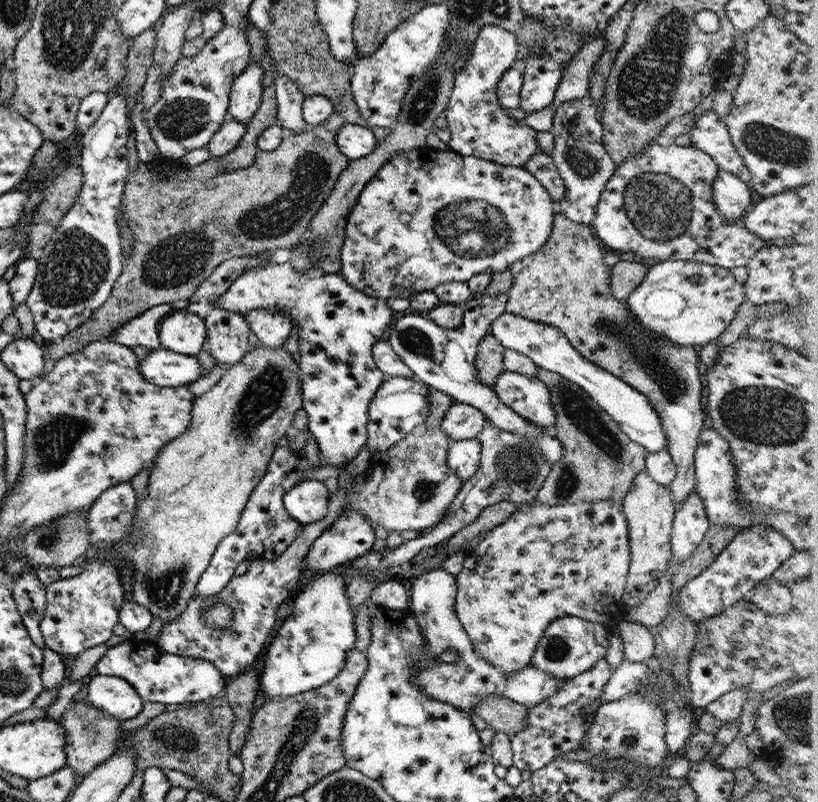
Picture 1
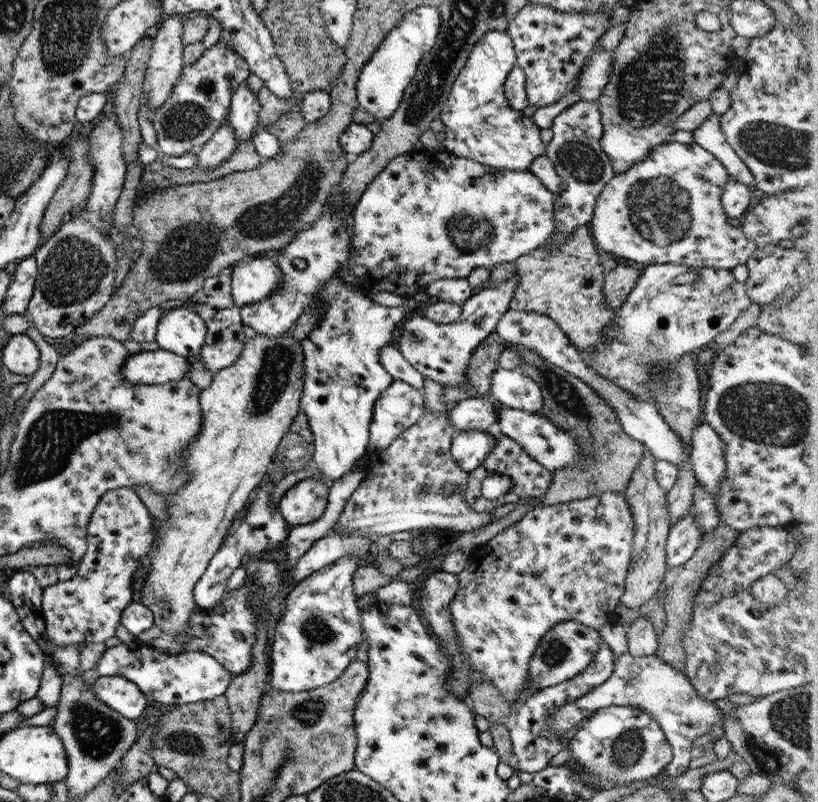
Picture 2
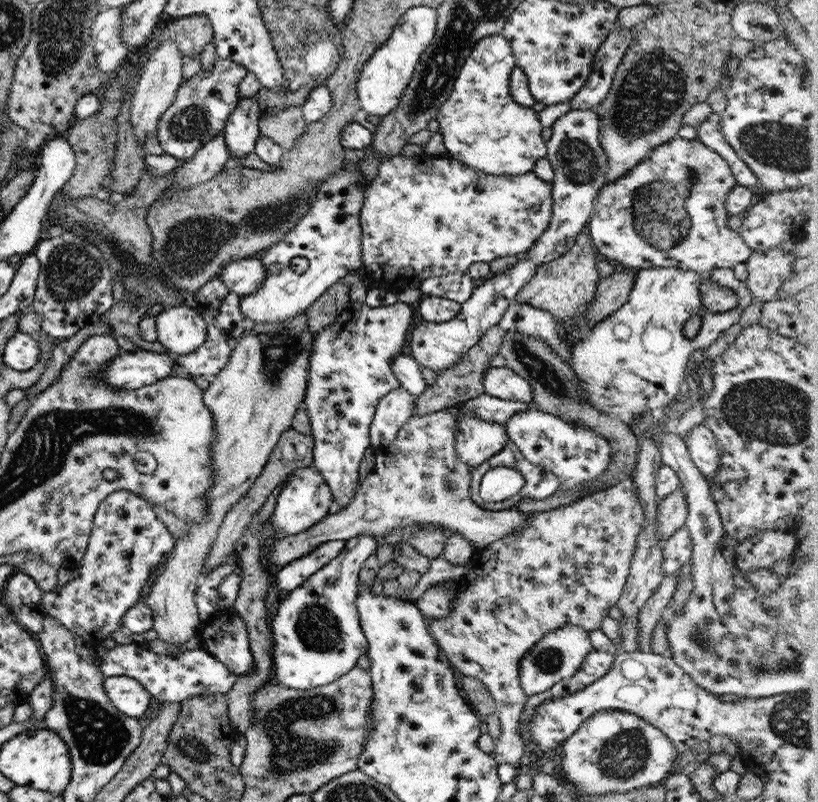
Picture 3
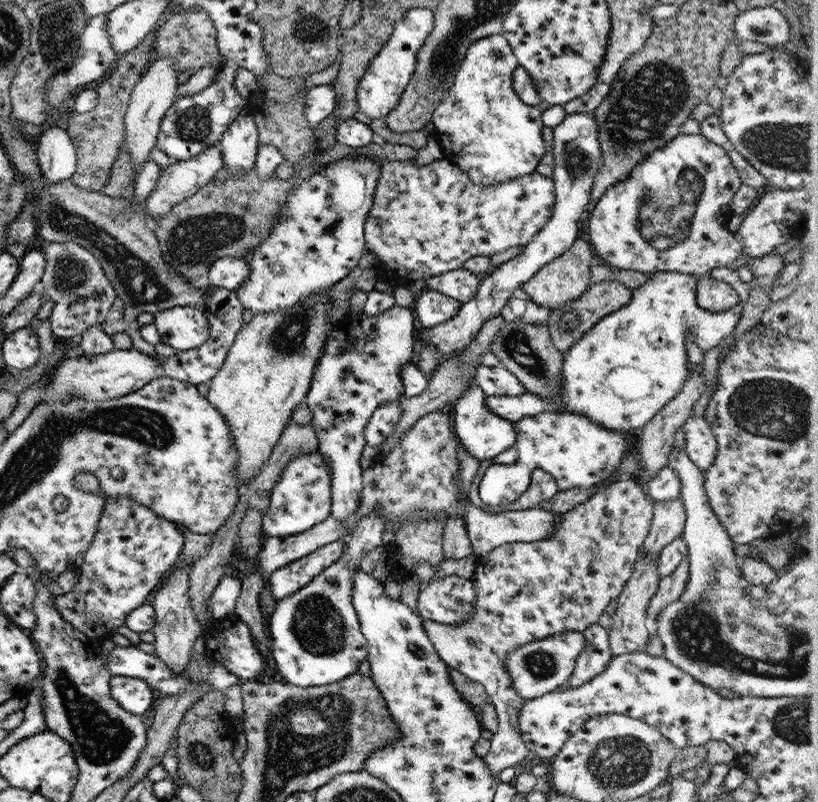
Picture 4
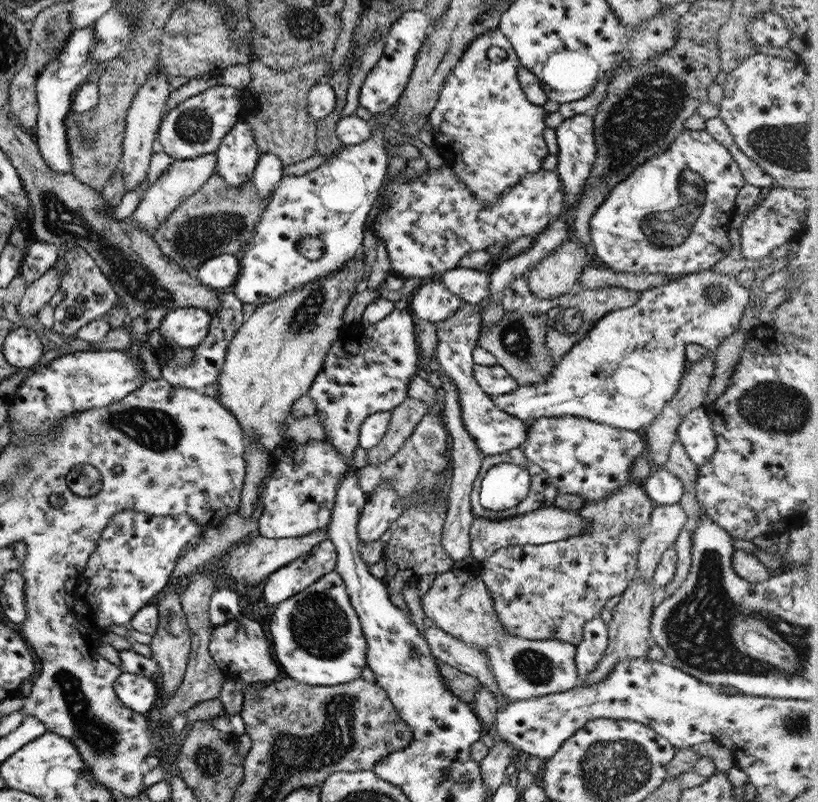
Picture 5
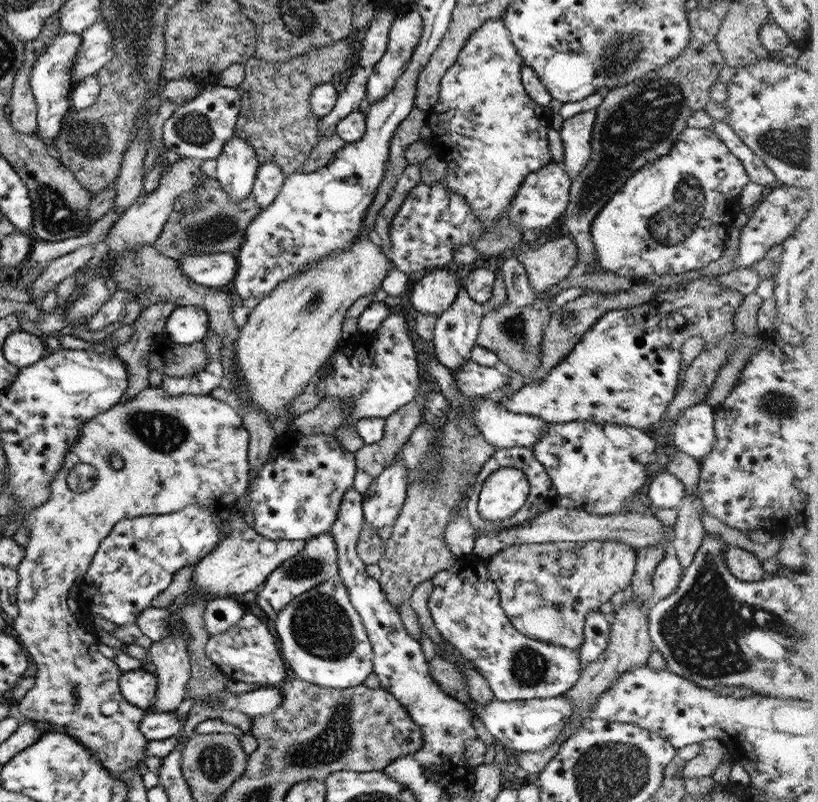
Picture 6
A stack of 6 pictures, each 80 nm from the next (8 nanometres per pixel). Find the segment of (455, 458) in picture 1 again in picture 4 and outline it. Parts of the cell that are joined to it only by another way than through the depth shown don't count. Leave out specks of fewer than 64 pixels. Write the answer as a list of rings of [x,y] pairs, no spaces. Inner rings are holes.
[[[473,383],[464,390],[463,395],[455,401],[453,414],[453,432],[456,440],[475,460],[491,459],[502,453],[509,447],[514,446],[515,429],[514,423],[493,414],[485,406],[485,394],[476,383]]]

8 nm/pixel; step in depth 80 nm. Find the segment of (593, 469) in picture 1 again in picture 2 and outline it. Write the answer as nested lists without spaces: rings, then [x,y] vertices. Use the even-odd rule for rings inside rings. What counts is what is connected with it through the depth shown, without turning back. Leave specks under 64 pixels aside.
[[[505,343],[505,347],[520,354],[519,372],[536,382],[541,394],[542,415],[572,436],[585,457],[592,458],[592,461],[579,465],[578,469],[567,467],[551,472],[549,486],[545,494],[538,497],[539,502],[549,506],[599,496],[604,492],[624,492],[646,452],[644,445],[622,431],[612,409],[579,378],[545,362],[534,350],[520,344]]]

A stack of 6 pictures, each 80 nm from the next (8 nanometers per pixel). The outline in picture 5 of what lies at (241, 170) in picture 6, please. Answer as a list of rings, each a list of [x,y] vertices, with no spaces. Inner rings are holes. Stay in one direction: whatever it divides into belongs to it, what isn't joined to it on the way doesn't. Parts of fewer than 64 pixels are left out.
[[[241,119],[223,136],[215,152],[217,176],[231,188],[245,186],[252,178],[258,152],[249,124]]]

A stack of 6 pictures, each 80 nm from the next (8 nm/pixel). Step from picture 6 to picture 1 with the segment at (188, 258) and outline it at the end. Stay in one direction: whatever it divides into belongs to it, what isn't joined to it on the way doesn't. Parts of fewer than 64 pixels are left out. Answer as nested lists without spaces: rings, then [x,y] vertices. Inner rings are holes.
[[[265,262],[262,266],[254,266],[253,268],[248,268],[244,270],[229,286],[228,289],[221,293],[212,304],[214,308],[219,310],[228,310],[228,312],[243,314],[249,312],[254,308],[264,308],[265,310],[284,310],[288,314],[288,318],[292,324],[292,330],[298,332],[298,360],[297,364],[299,367],[299,382],[301,386],[300,398],[301,398],[301,411],[306,412],[307,416],[307,428],[311,432],[315,442],[318,446],[318,452],[321,454],[319,457],[321,460],[321,465],[329,465],[344,468],[353,457],[356,456],[359,450],[365,448],[366,441],[366,430],[365,423],[367,422],[367,407],[371,398],[376,394],[376,388],[381,386],[383,380],[387,378],[381,370],[379,370],[375,363],[373,362],[371,356],[371,347],[376,340],[383,340],[383,336],[386,332],[386,328],[391,324],[391,313],[392,310],[387,306],[387,303],[384,299],[373,298],[371,296],[365,296],[360,292],[357,292],[352,286],[349,286],[347,282],[344,281],[344,278],[338,274],[325,274],[325,275],[314,275],[314,276],[305,276],[301,273],[298,273],[296,270],[293,270],[293,267],[285,262],[284,264],[269,264]]]

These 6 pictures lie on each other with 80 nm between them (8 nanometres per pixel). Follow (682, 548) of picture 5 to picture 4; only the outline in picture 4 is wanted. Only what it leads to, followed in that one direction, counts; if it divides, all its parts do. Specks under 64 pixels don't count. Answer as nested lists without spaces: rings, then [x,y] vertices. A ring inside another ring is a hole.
[[[684,556],[684,559],[681,560],[671,574],[658,580],[656,592],[653,594],[651,602],[649,602],[649,608],[647,608],[647,617],[655,621],[659,611],[663,610],[665,606],[675,601],[683,593],[687,579],[688,559]]]

